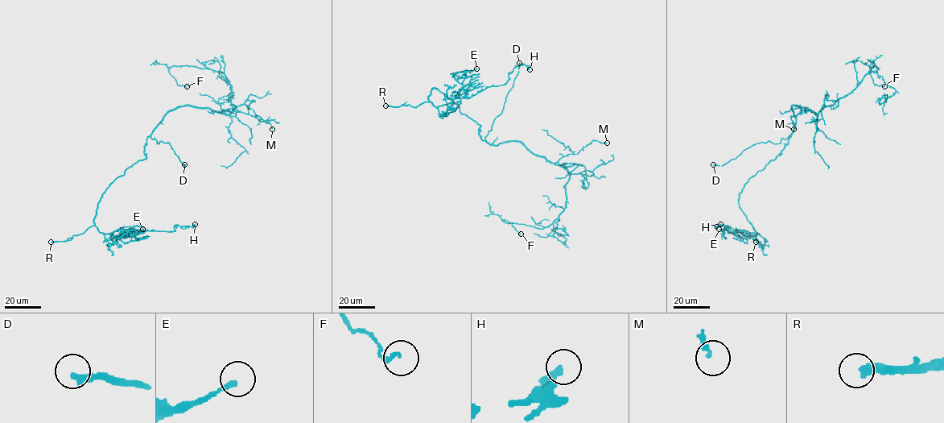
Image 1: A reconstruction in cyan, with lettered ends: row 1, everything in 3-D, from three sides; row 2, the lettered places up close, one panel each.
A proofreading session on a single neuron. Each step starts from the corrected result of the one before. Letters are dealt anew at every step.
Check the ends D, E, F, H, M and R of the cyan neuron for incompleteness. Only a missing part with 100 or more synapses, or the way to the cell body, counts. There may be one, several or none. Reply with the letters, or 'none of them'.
D, R

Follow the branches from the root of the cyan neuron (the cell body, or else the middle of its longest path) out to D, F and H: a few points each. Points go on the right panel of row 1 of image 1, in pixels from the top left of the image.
D: (791, 135), (785, 139), (782, 138), (780, 143), (768, 141), (755, 143), (722, 165), (713, 164)
F: (791, 135), (796, 121), (793, 105), (817, 114), (879, 68), (874, 65), (873, 81), (884, 86)
H: (791, 135), (781, 153), (752, 176), (739, 194), (739, 208), (765, 239), (753, 232), (715, 226), (720, 224)

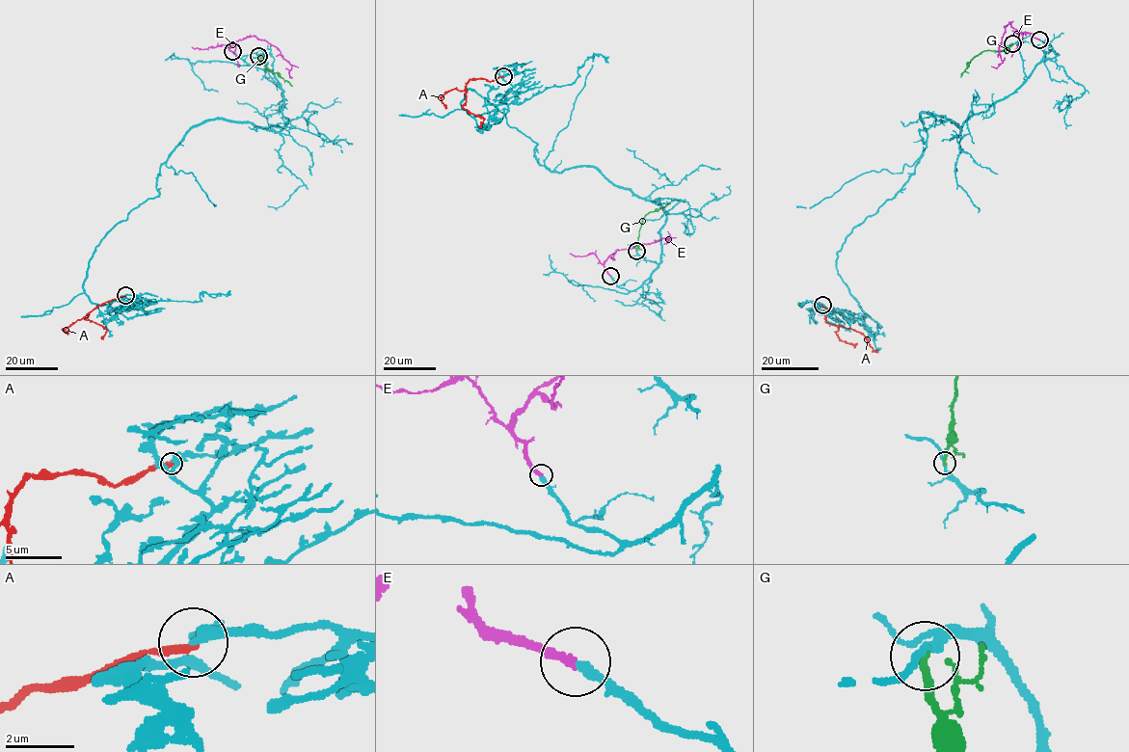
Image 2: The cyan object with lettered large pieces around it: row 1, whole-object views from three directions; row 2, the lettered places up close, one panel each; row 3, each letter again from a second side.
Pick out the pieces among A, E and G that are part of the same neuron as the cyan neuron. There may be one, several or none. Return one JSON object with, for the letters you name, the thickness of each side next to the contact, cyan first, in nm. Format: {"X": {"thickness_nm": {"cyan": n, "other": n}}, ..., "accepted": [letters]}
{"E": {"thickness_nm": {"cyan": 280, "other": 280}}, "accepted": ["E"]}

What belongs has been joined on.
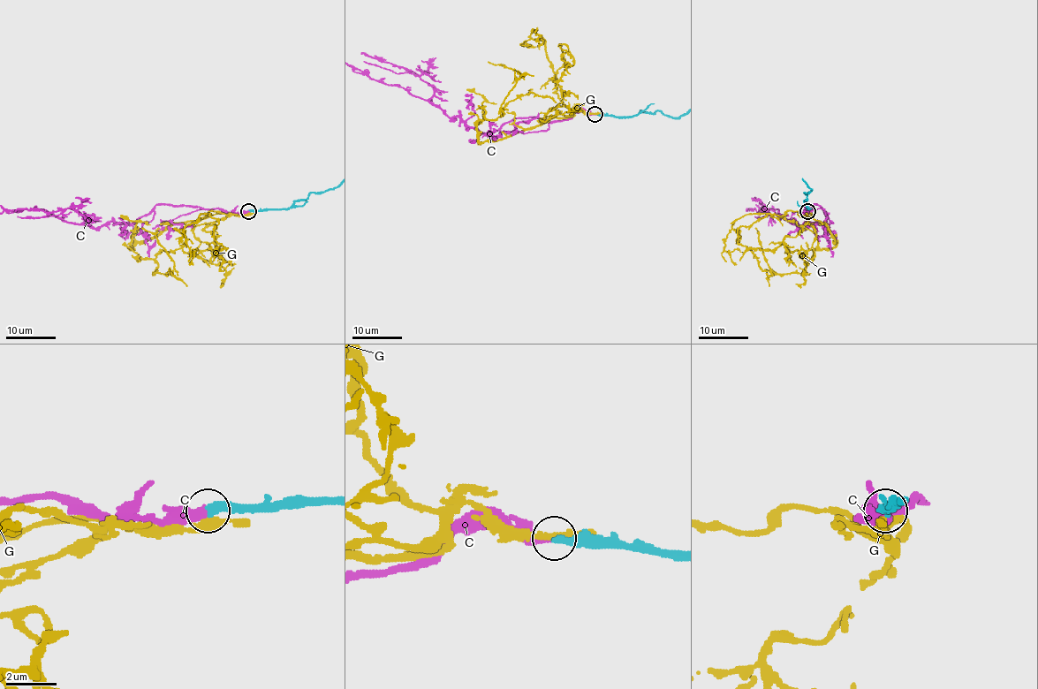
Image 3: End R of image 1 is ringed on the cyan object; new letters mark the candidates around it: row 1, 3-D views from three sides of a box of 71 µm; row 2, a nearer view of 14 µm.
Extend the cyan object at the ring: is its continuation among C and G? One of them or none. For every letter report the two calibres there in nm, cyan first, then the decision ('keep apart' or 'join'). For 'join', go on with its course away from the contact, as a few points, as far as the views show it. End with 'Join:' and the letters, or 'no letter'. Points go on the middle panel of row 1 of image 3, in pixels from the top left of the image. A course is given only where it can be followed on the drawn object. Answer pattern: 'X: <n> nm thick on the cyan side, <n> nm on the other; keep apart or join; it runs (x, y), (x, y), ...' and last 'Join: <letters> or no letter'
C: 360 nm thick on the cyan side, 320 nm on the other; join; it runs (595, 113), (576, 109), (556, 121), (512, 118), (481, 132)
G: 360 nm thick on the cyan side, 240 nm on the other; keep apart
Join: C

